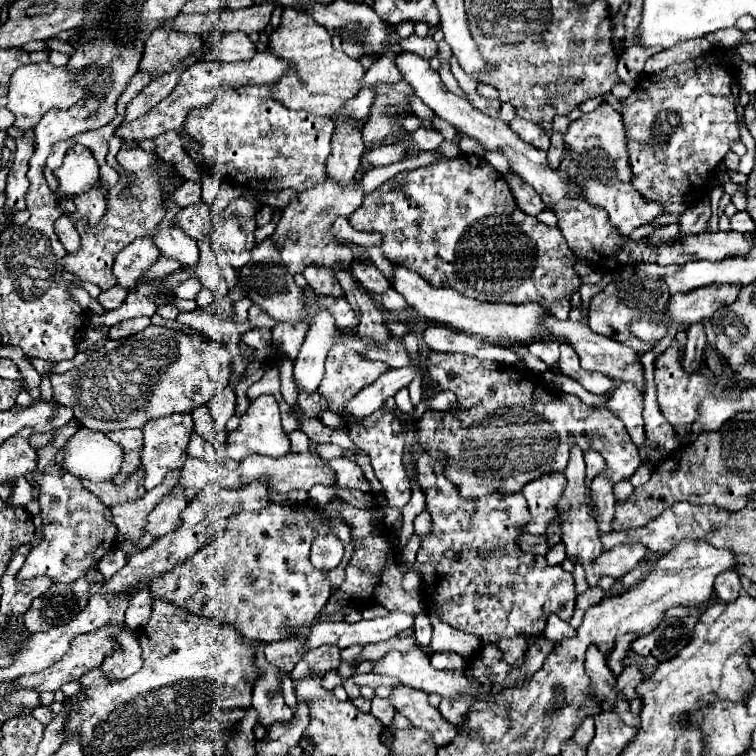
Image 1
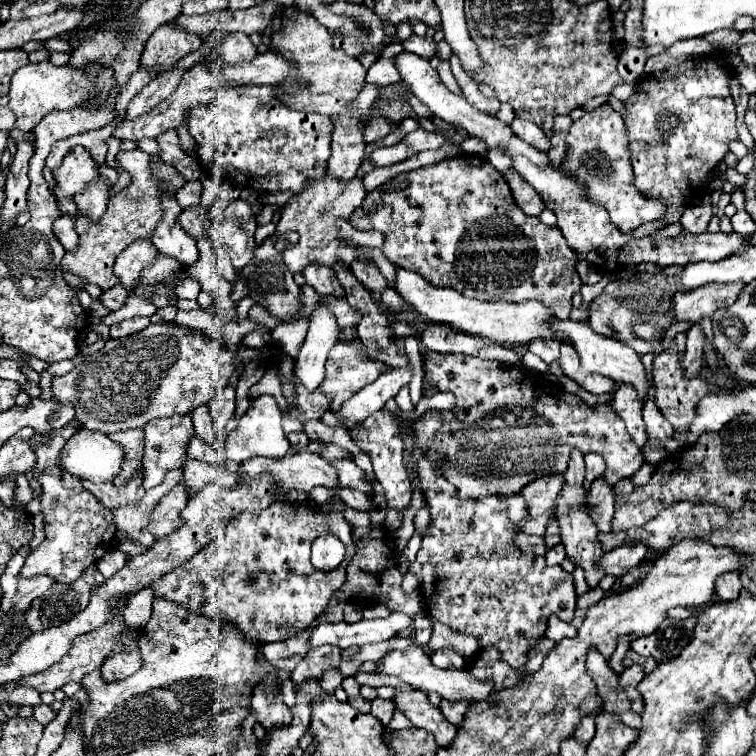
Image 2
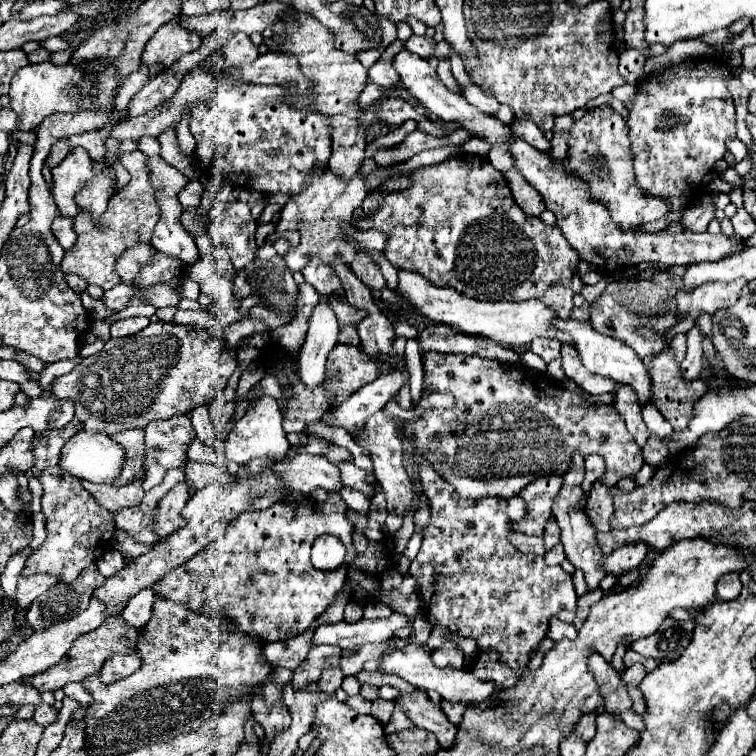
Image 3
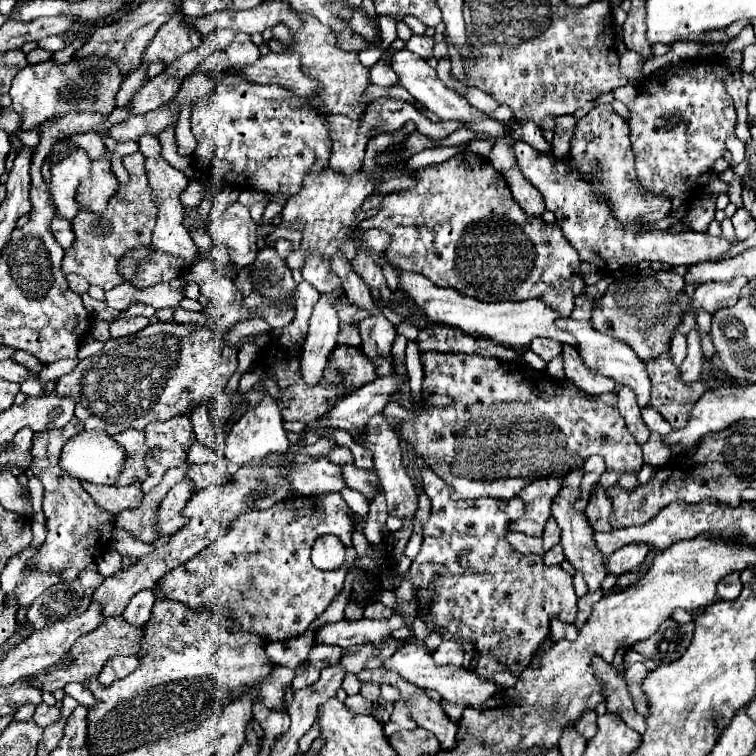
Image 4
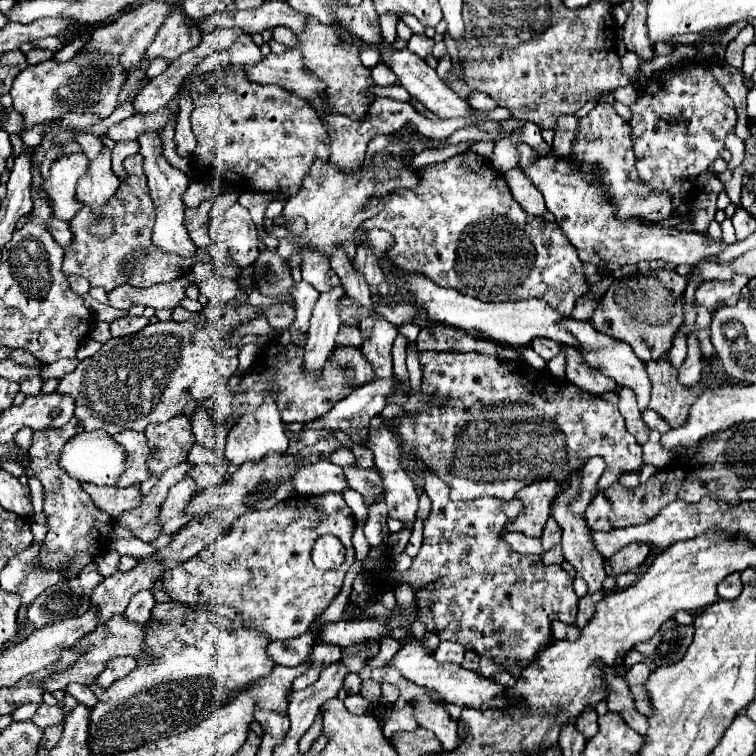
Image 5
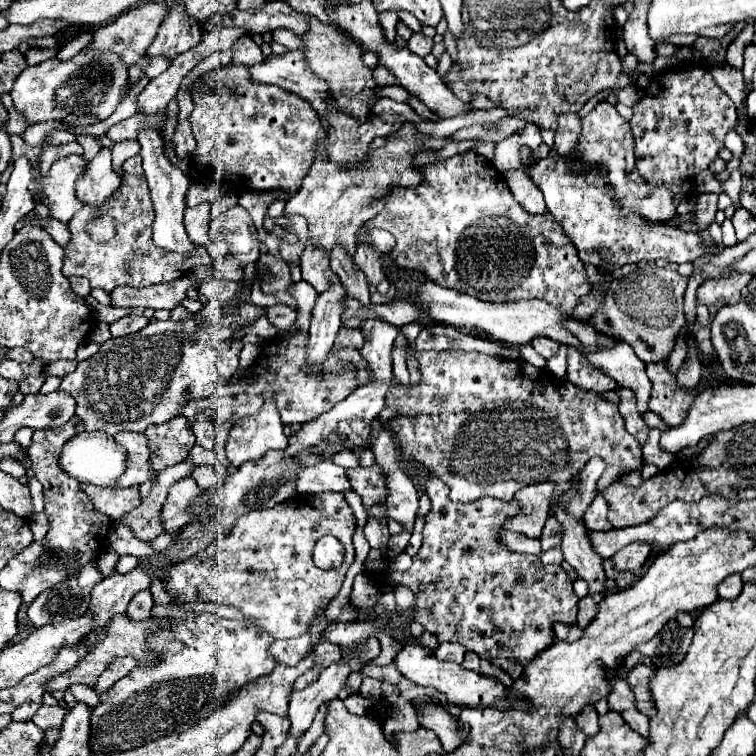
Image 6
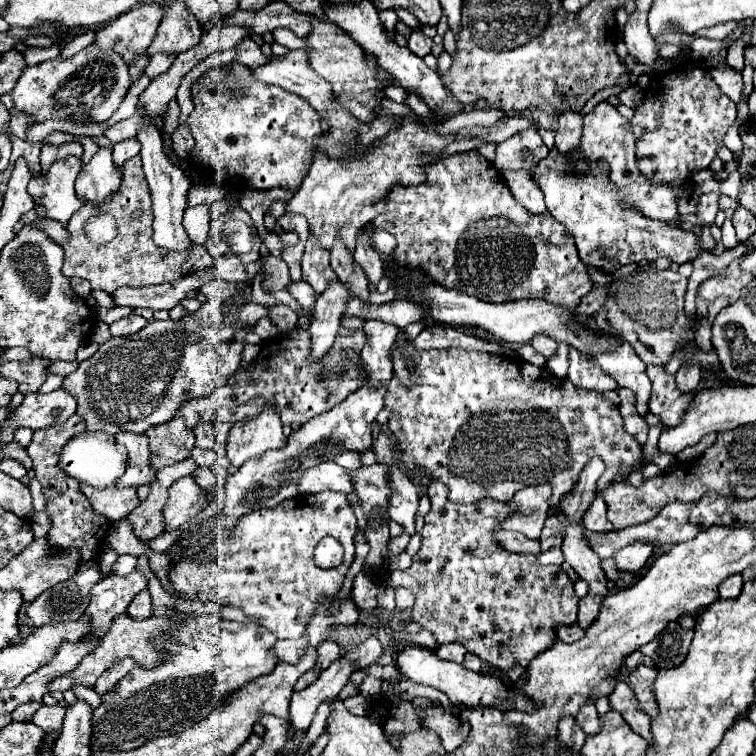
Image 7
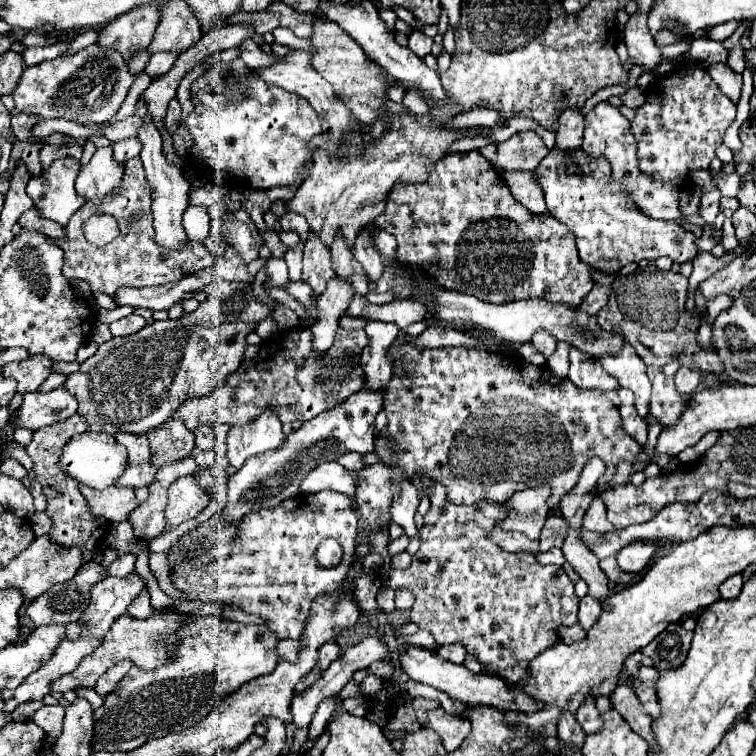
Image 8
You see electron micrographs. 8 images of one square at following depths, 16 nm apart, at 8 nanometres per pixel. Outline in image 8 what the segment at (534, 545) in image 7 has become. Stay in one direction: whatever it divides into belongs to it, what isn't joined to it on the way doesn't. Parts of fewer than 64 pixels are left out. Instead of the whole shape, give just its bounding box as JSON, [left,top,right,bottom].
[490,528,540,554]

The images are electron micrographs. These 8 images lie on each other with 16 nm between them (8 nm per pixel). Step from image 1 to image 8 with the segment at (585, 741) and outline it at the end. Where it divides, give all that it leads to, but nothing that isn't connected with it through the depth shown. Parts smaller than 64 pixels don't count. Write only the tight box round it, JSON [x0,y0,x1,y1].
[576,698,602,734]

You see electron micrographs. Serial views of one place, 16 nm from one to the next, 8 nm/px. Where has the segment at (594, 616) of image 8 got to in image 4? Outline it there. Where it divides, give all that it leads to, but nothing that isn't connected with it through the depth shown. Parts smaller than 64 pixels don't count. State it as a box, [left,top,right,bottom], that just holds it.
[574,590,604,628]

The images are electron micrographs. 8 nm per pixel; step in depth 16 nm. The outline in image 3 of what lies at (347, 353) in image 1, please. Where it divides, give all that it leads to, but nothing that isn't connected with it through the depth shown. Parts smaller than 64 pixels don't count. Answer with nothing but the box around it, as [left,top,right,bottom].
[322,346,382,408]

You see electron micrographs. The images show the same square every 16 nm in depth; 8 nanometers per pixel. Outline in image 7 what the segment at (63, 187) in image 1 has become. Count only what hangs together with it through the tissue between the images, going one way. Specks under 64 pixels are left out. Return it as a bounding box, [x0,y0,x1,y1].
[28,156,82,224]

